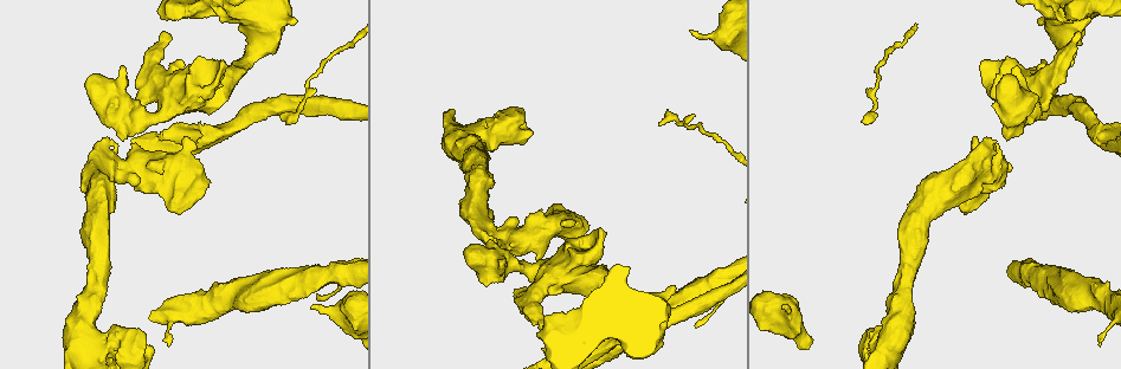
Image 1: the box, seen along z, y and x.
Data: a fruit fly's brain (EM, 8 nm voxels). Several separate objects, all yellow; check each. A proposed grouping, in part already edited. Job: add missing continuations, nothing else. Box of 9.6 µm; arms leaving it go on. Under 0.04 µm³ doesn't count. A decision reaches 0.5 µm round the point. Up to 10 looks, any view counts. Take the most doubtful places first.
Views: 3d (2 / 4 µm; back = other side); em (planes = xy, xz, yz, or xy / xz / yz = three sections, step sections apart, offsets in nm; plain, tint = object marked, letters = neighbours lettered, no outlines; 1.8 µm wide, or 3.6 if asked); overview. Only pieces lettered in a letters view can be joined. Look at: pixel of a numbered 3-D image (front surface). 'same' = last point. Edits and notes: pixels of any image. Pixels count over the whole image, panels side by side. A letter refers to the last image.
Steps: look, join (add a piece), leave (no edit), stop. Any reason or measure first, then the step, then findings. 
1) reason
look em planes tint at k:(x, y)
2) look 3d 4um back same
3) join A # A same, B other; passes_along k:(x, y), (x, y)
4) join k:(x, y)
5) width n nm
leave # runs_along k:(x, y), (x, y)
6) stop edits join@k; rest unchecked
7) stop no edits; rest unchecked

thin end
look em planes letters at 1:(696, 328)

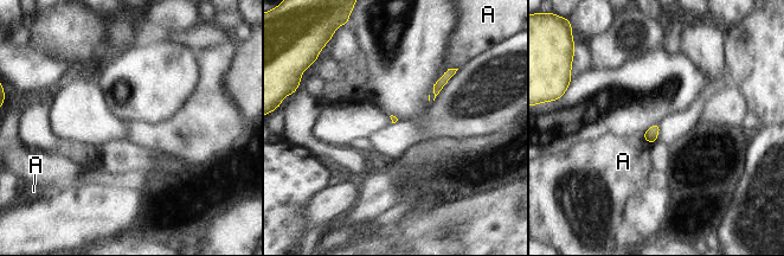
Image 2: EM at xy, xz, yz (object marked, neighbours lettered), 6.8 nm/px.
leave # A other; border 2:(456, 68), (445, 70); no lettered piece goes on from it

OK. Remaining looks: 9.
free end
look 3d 2um at 1:(498, 263)

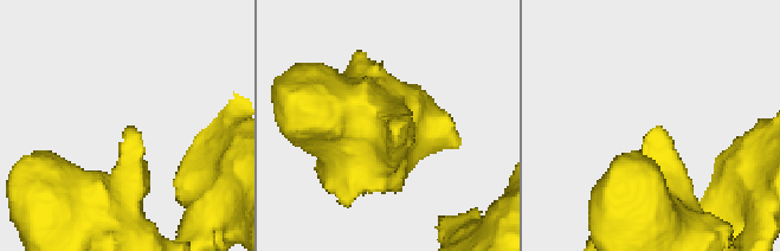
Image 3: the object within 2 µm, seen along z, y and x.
need the tissue
look em planes letters at 3:(129, 127)

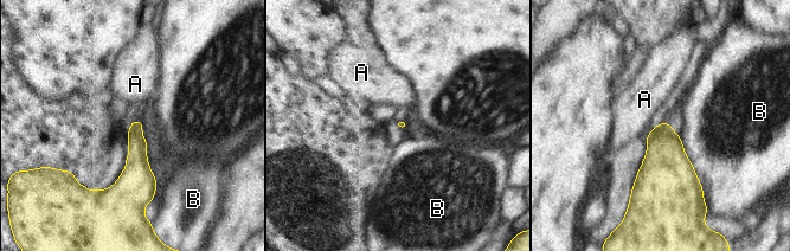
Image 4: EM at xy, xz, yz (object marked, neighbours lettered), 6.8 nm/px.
leave # A other, B other; border 4:(665, 120), (647, 135); none of them fits

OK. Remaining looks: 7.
look em yz step 16 letters at 1:(692, 32)

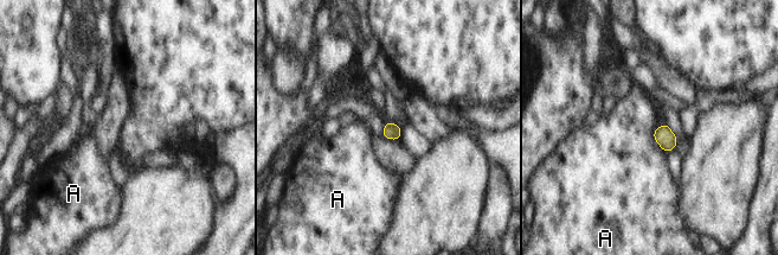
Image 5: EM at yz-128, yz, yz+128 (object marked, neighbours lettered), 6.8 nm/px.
cut it another way
look em planes letters same

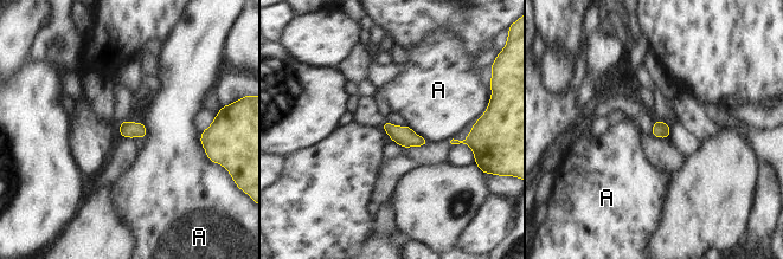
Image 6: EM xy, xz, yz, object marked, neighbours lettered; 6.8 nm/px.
leave # A other; no lettered piece goes on from it

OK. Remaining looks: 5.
stops while still wide
look em planes letters at 1:(973, 136)

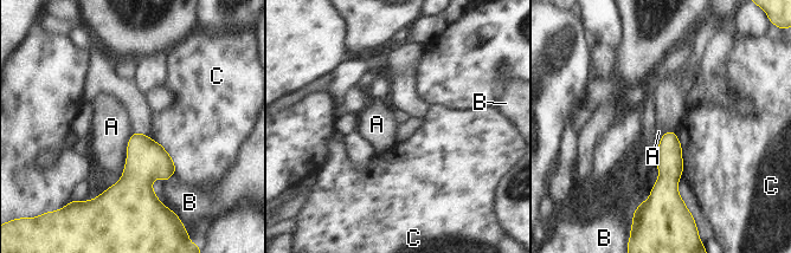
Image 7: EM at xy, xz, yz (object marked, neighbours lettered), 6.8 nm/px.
leave # A other, B other, C other; none of them fits

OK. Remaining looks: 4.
stop no edits; rest unchecked

